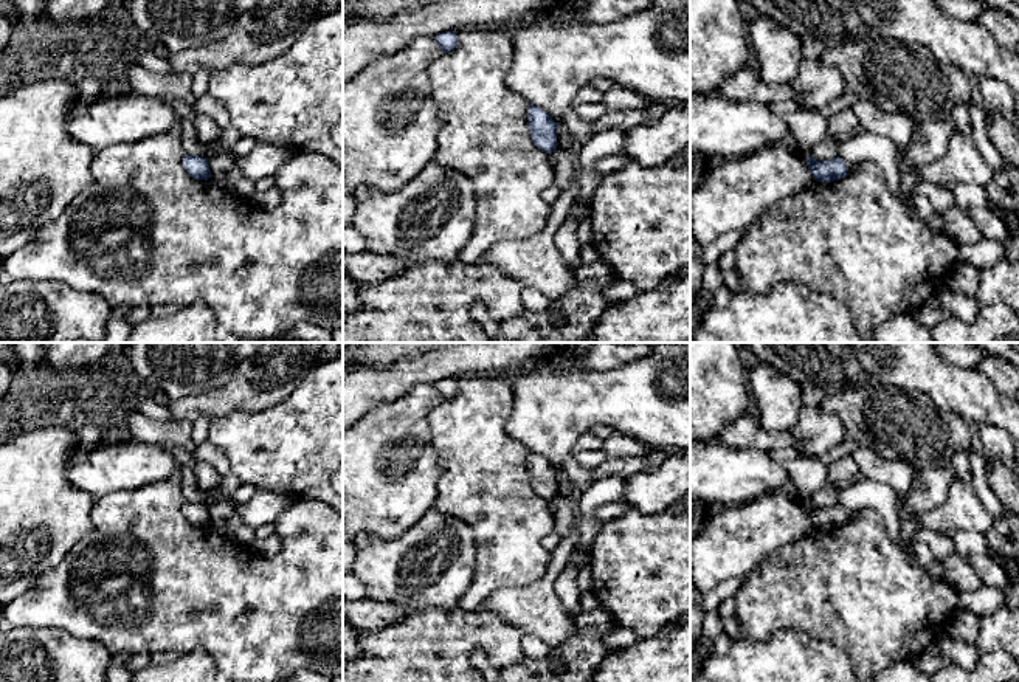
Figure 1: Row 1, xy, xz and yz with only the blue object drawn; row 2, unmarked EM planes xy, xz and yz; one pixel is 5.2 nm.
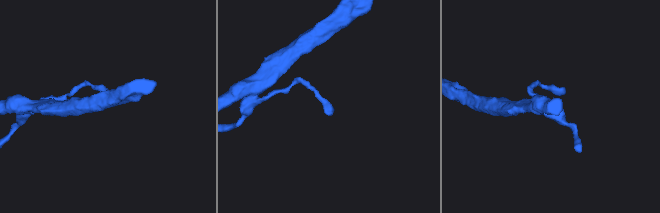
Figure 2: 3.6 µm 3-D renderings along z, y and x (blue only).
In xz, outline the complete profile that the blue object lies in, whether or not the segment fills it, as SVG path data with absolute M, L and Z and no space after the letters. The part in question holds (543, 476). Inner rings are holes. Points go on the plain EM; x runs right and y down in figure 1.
M529 451L529 476L534 491L543 499L552 501L557 490L558 471L540 454Z

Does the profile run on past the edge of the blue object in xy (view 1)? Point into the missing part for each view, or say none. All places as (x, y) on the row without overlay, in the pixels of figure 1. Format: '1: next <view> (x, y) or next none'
1: next none

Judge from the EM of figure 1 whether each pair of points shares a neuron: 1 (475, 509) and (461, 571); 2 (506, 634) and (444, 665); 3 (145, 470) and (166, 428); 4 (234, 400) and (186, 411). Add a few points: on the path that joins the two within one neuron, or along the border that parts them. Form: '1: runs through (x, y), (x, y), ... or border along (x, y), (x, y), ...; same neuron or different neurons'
1: border along (439, 510), (456, 516), (472, 532), (475, 566); different neurons
2: runs through (490, 634), (475, 634), (459, 650); same neuron
3: border along (134, 439), (165, 448); different neurons
4: runs through (222, 402), (199, 406); same neuron

